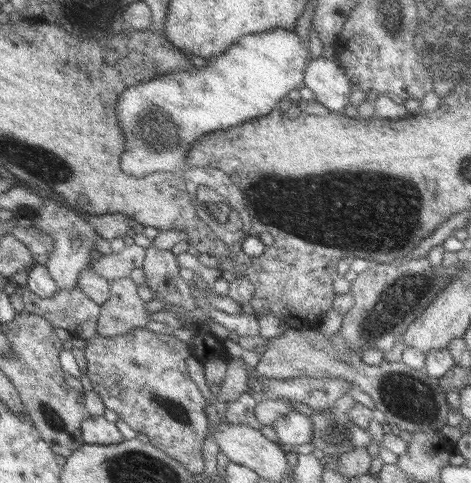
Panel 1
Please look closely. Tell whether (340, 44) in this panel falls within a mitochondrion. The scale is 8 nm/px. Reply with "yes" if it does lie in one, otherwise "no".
no

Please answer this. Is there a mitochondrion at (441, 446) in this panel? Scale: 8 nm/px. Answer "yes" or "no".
no

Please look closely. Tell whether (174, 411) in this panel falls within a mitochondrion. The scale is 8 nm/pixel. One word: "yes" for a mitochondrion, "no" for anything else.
yes

